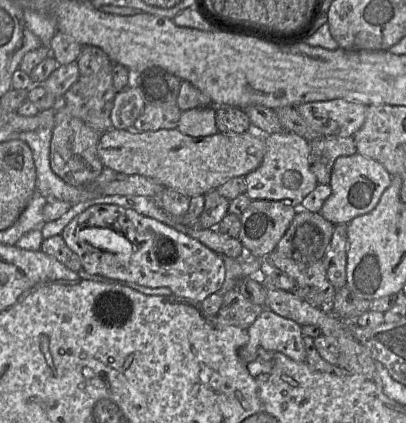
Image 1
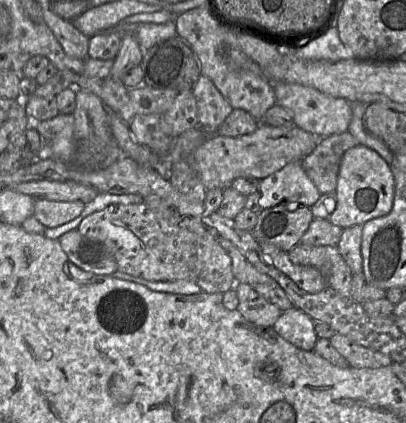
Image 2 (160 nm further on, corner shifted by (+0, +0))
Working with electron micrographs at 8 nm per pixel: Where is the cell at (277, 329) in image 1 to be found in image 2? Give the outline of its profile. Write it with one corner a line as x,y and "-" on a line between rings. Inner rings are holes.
295,307
284,311
272,327
282,338
305,351
312,351
318,339
315,321

